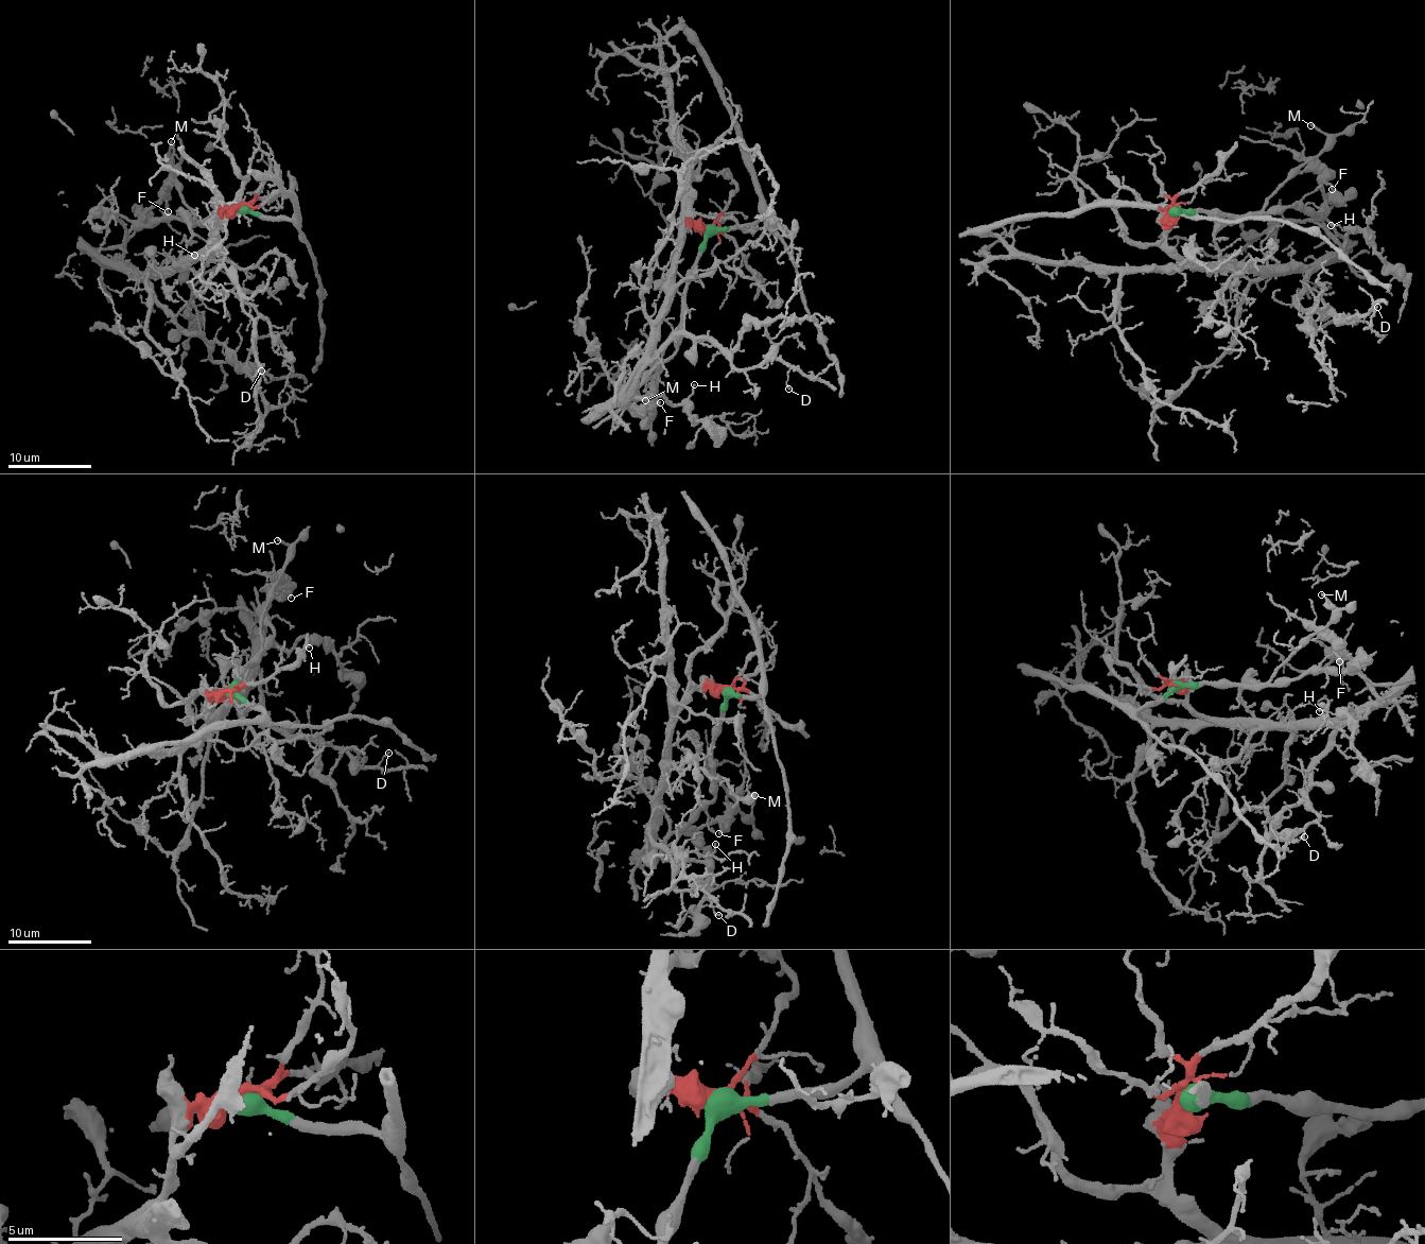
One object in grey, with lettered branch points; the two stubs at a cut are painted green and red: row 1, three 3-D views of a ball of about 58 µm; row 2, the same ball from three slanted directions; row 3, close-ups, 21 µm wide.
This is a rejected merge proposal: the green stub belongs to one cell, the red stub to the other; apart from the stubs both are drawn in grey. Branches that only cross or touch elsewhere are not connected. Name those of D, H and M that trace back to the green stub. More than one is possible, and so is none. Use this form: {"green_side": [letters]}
{"green_side": ["M"]}

